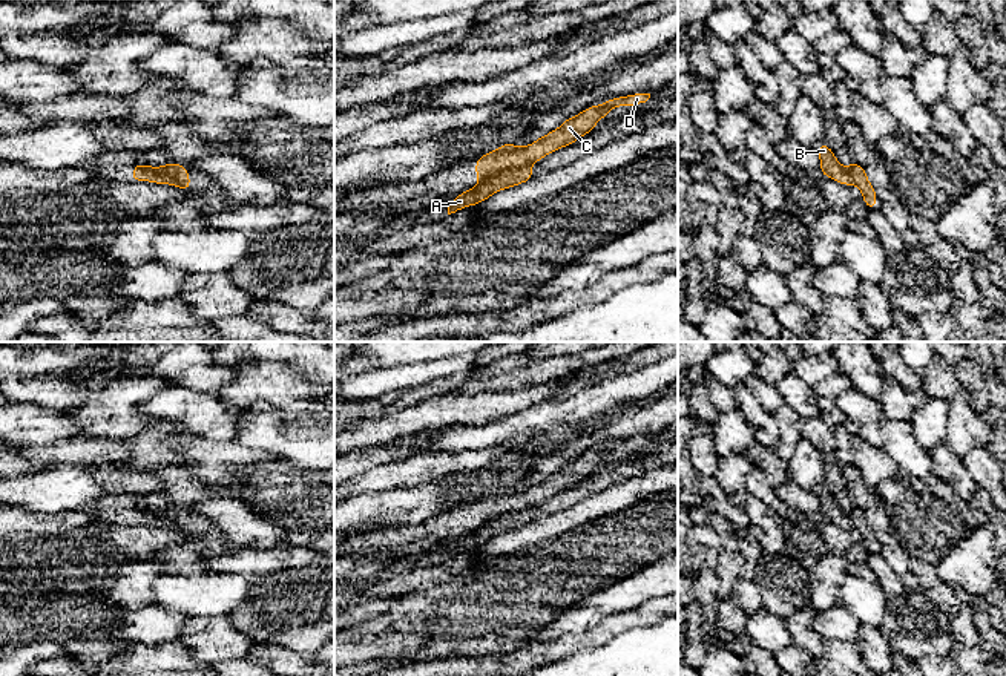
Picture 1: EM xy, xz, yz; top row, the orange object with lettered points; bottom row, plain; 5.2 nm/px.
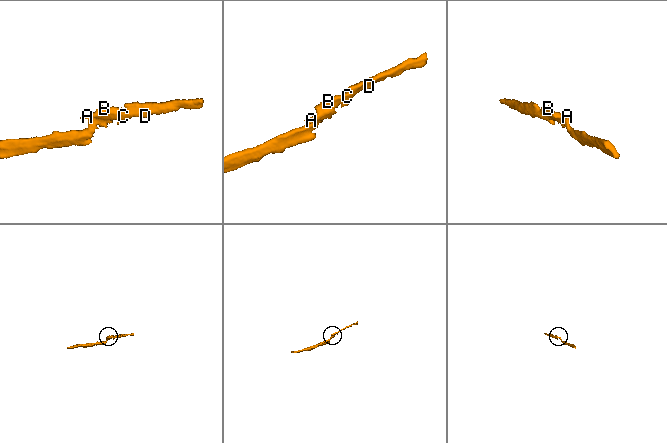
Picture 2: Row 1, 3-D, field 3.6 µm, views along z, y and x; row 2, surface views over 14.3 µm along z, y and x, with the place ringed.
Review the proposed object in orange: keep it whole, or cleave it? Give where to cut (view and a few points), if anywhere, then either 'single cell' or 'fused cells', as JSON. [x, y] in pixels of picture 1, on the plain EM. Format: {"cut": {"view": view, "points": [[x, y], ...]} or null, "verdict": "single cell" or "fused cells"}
{"cut": {"view": "xz", "points": [[529, 508], [499, 515], [480, 526]]}, "verdict": "fused cells"}

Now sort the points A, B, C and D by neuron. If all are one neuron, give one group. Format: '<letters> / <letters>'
A / B C D

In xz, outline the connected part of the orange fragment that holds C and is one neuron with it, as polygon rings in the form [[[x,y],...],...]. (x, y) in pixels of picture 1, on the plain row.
[[[650,437],[615,440],[607,443],[604,448],[590,449],[581,457],[567,461],[558,472],[540,480],[535,486],[526,491],[506,486],[491,497],[483,497],[478,504],[474,506],[477,523],[483,526],[498,517],[523,512],[538,506],[547,497],[557,495],[592,475],[595,468],[613,451],[643,448],[649,441]]]

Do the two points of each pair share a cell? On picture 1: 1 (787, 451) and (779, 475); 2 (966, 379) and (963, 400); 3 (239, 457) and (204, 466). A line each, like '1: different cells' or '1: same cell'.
1: different cells
2: different cells
3: same cell

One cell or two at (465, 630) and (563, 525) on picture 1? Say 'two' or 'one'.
two

